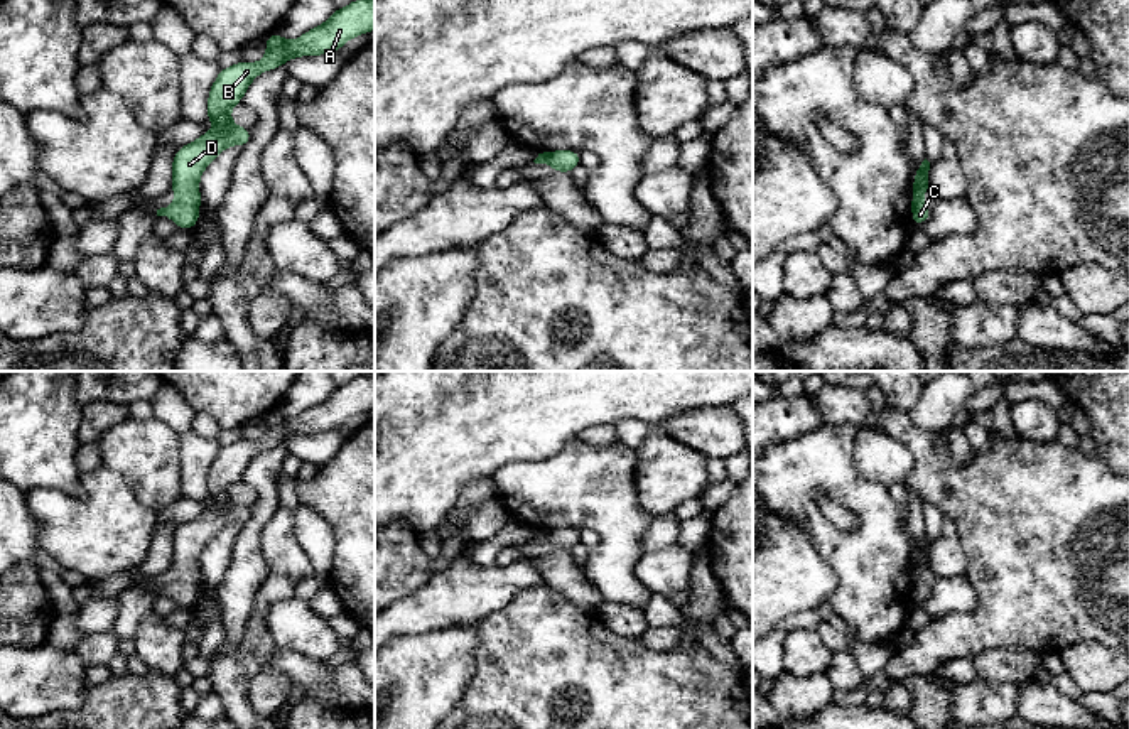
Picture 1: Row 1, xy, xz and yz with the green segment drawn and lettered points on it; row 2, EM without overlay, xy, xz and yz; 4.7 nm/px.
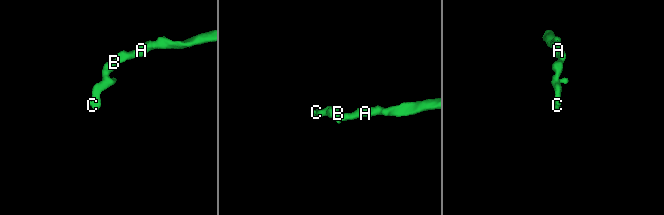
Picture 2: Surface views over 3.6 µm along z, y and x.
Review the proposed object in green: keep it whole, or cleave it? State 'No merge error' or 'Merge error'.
No merge error

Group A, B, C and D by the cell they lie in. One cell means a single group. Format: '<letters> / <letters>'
A B C D

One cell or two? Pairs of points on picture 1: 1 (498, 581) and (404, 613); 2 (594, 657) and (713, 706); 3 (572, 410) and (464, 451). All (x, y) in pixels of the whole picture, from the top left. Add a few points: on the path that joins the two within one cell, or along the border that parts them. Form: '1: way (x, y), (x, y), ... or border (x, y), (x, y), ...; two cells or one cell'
1: way (475, 593), (456, 594), (427, 608); one cell
2: way (623, 685), (643, 706), (684, 706); one cell
3: way (545, 410), (505, 410), (491, 424); one cell

